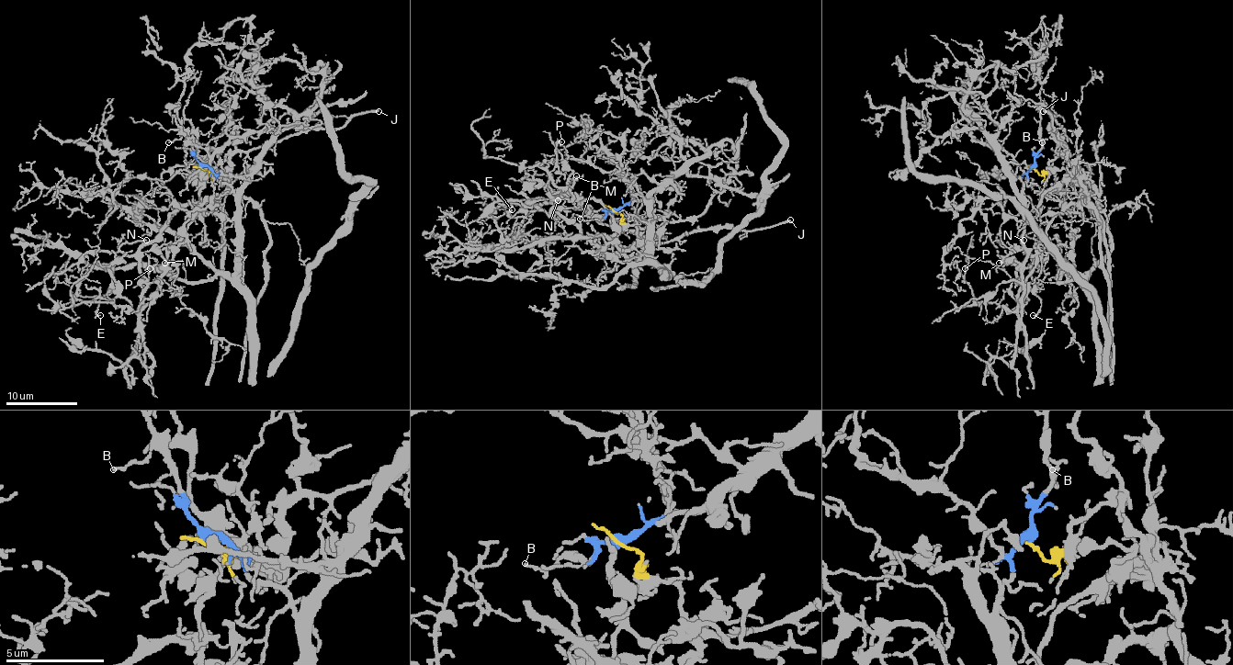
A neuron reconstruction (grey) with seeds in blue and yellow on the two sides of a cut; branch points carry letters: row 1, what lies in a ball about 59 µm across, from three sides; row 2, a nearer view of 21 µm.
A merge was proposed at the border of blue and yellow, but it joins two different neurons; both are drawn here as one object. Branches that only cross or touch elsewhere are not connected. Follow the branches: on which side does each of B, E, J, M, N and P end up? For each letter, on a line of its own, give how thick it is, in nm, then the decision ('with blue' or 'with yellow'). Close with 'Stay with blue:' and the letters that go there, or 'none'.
B: 90 nm thick; with blue
E: 200 nm thick; with yellow
J: 240 nm thick; with yellow
M: 150 nm thick; with yellow
N: 160 nm thick; with yellow
P: 110 nm thick; with yellow
Stay with blue: B

